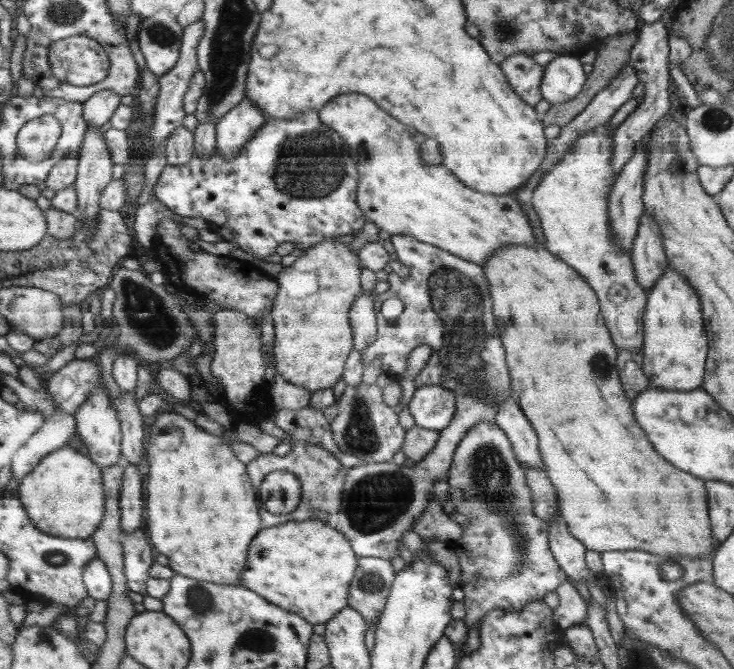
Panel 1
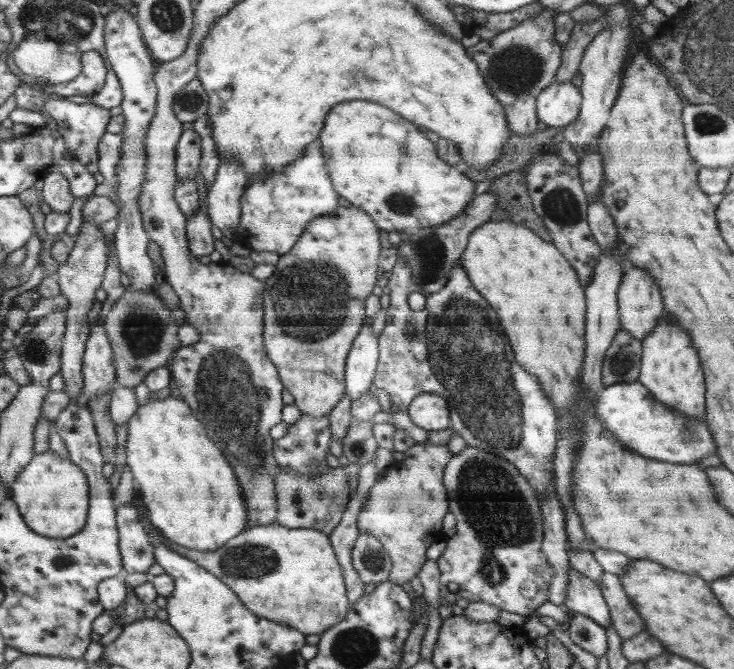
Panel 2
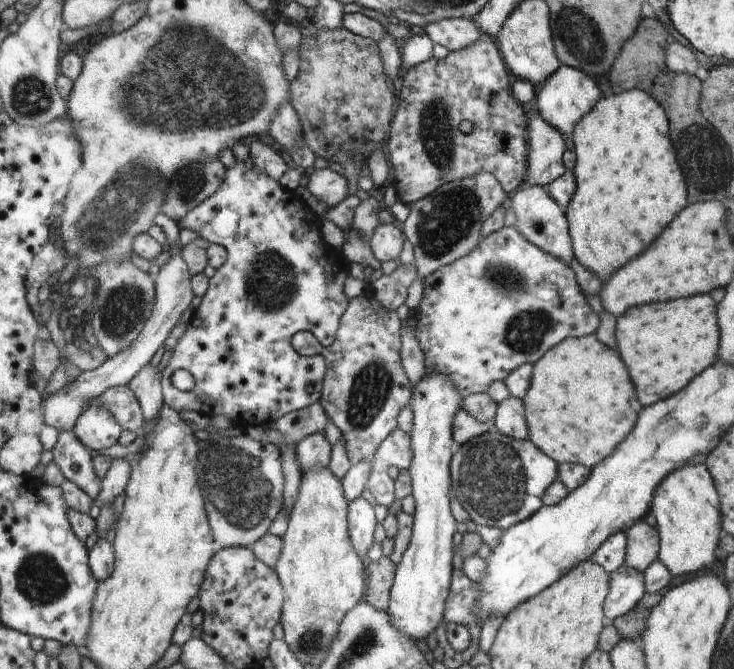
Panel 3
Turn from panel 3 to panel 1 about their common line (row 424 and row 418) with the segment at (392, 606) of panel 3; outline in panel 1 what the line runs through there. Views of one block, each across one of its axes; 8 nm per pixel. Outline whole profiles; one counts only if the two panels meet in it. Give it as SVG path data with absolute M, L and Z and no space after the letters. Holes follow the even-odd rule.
M441 386L417 388L408 407L416 425L437 431L448 428L457 412L453 390Z

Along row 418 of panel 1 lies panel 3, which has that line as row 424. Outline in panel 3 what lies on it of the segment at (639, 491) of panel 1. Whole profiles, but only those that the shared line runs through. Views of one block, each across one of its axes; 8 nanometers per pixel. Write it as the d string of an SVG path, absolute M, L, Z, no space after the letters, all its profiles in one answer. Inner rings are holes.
M595 334L570 337L558 343L533 364L530 386L524 397L525 416L531 434L529 440L560 464L581 464L593 469L608 459L626 436L630 436L640 412L646 407L636 396L620 352L602 344Z

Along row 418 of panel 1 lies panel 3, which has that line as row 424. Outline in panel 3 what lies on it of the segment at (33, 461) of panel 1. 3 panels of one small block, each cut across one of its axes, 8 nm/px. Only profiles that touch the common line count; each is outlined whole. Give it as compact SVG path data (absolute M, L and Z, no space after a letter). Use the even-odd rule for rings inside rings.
M172 256L171 260L160 267L157 275L153 276L156 284L157 298L153 306L152 318L144 326L138 339L120 354L106 359L98 368L91 371L82 371L71 382L67 389L60 389L45 400L45 422L54 426L58 432L72 431L80 415L90 406L90 402L99 397L108 387L127 385L131 378L144 366L148 365L152 356L172 329L181 322L182 313L190 307L190 302L195 294L191 289L191 274L187 264L181 256Z

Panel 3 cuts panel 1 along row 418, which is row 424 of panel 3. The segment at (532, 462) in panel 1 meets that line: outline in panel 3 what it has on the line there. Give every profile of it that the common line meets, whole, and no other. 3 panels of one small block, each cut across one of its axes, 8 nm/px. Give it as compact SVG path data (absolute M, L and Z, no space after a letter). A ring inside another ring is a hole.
M510 395L504 403L498 405L494 430L519 441L528 441L531 434L525 416L524 401Z

